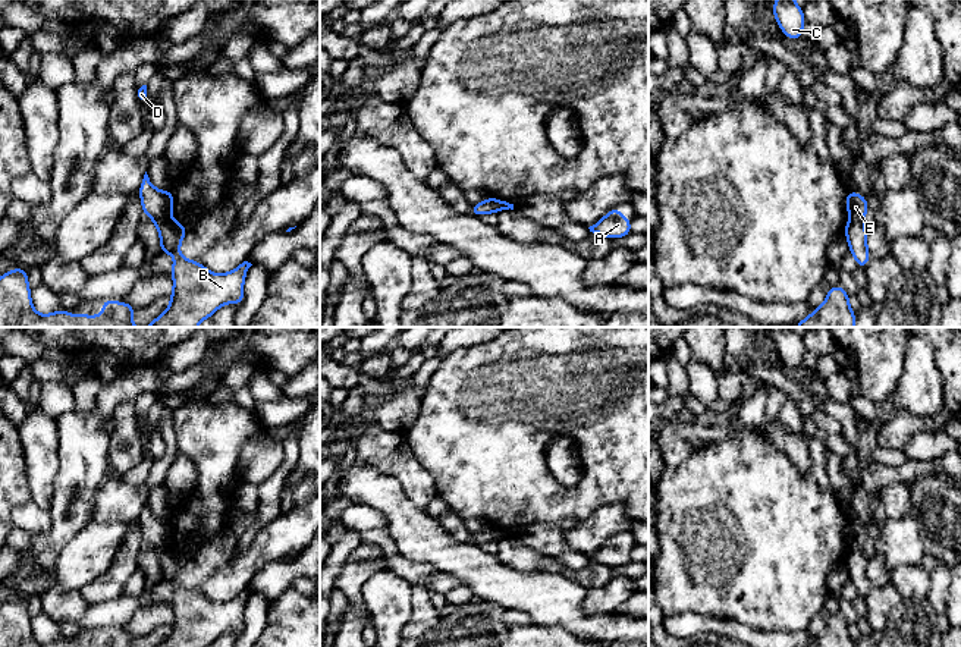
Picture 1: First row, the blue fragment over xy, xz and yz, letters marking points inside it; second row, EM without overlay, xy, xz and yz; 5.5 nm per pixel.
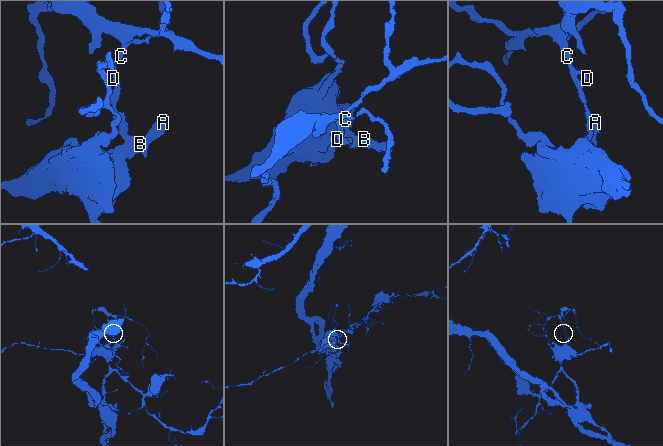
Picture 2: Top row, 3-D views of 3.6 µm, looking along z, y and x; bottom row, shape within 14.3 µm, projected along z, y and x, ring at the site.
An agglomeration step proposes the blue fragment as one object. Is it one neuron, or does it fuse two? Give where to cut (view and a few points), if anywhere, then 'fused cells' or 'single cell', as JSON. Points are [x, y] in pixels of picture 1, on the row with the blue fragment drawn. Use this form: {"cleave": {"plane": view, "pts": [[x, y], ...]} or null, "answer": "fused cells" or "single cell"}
{"cleave": {"plane": "xz", "pts": [[492, 198], [496, 211]]}, "answer": "fused cells"}

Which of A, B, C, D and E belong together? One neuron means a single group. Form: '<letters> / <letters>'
A B / C D E

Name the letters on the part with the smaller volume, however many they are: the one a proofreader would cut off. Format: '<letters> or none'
C, D, E

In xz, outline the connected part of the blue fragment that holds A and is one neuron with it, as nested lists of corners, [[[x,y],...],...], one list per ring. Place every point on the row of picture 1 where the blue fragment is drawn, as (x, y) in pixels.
[[[621,205],[610,210],[596,224],[590,226],[590,232],[607,236],[610,239],[625,238],[631,233],[631,219],[619,213]]]

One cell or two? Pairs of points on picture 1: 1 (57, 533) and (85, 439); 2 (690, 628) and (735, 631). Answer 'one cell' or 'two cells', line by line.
1: one cell
2: one cell

